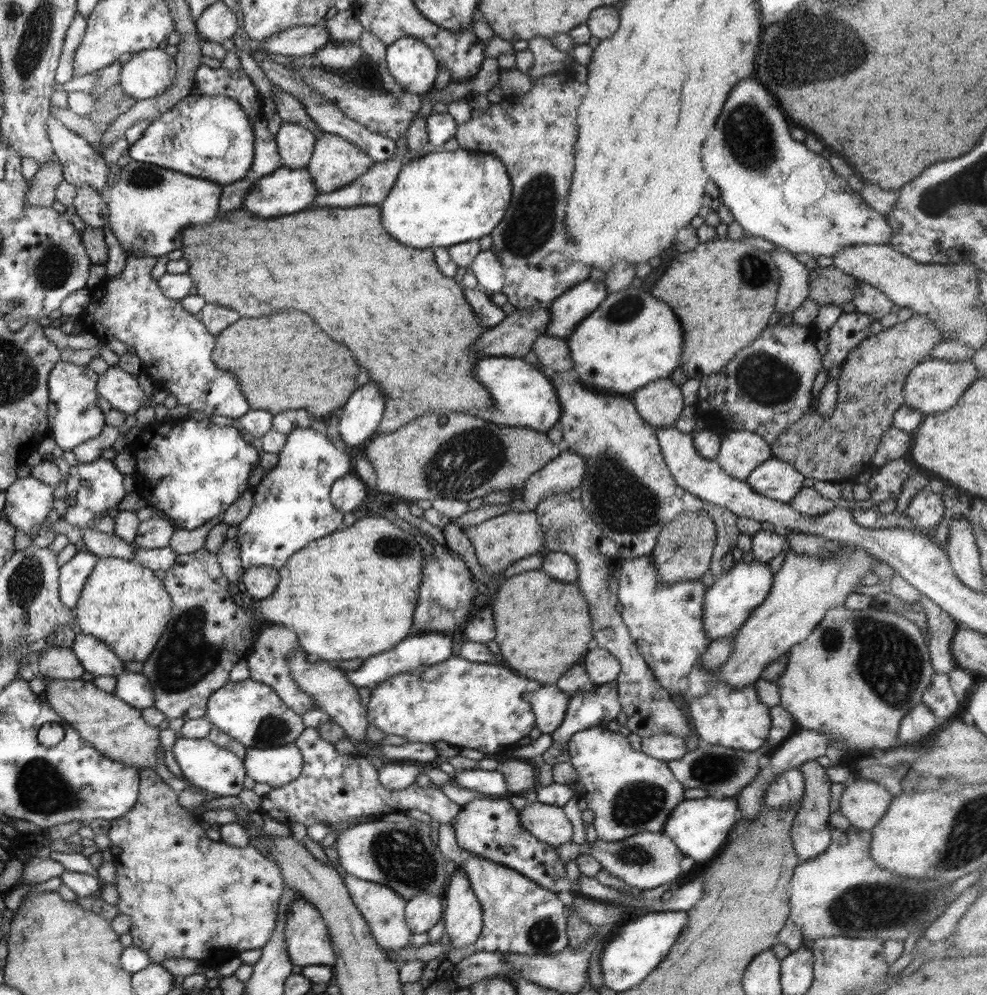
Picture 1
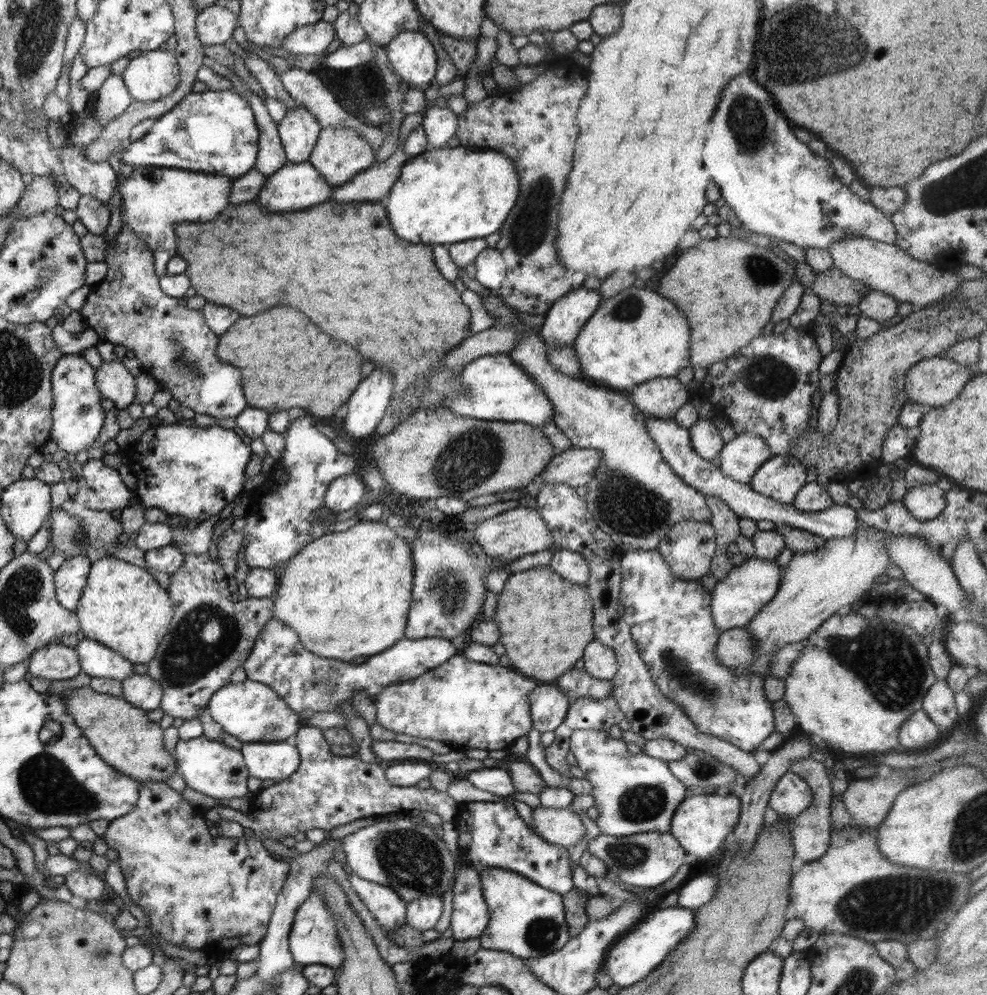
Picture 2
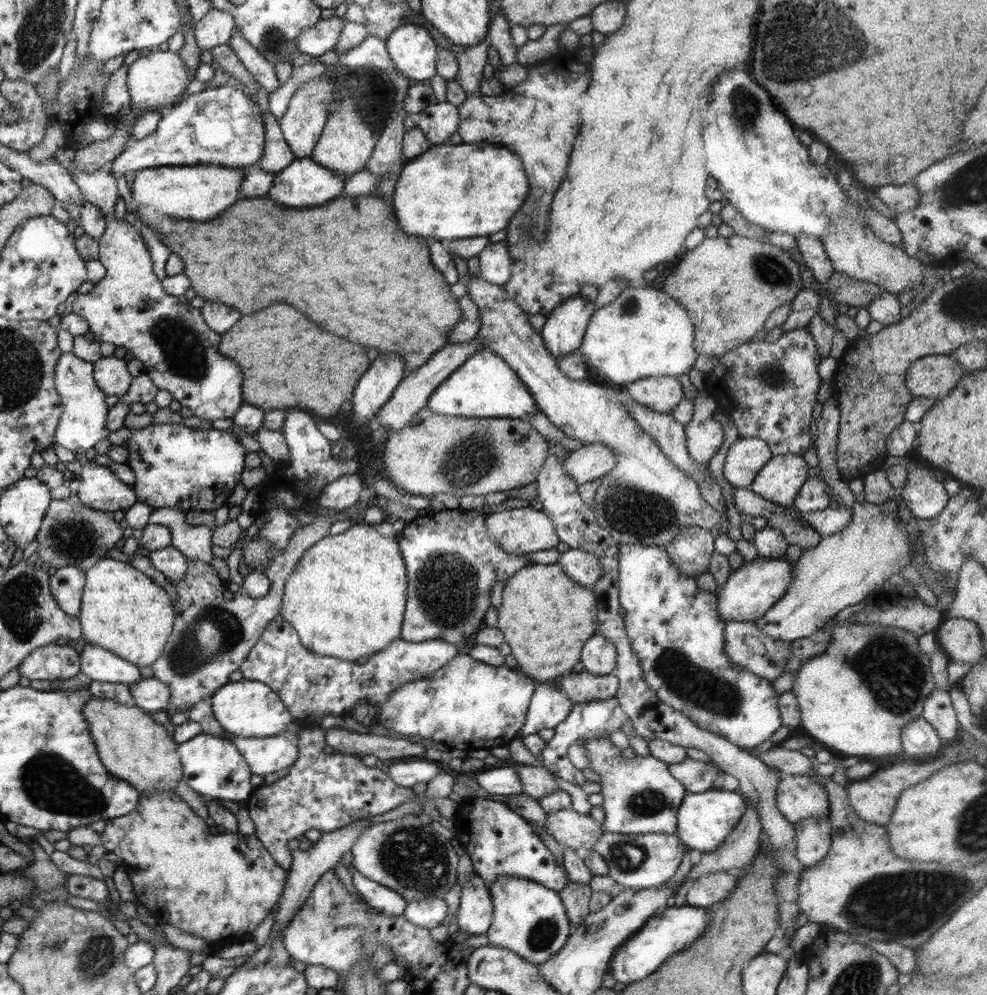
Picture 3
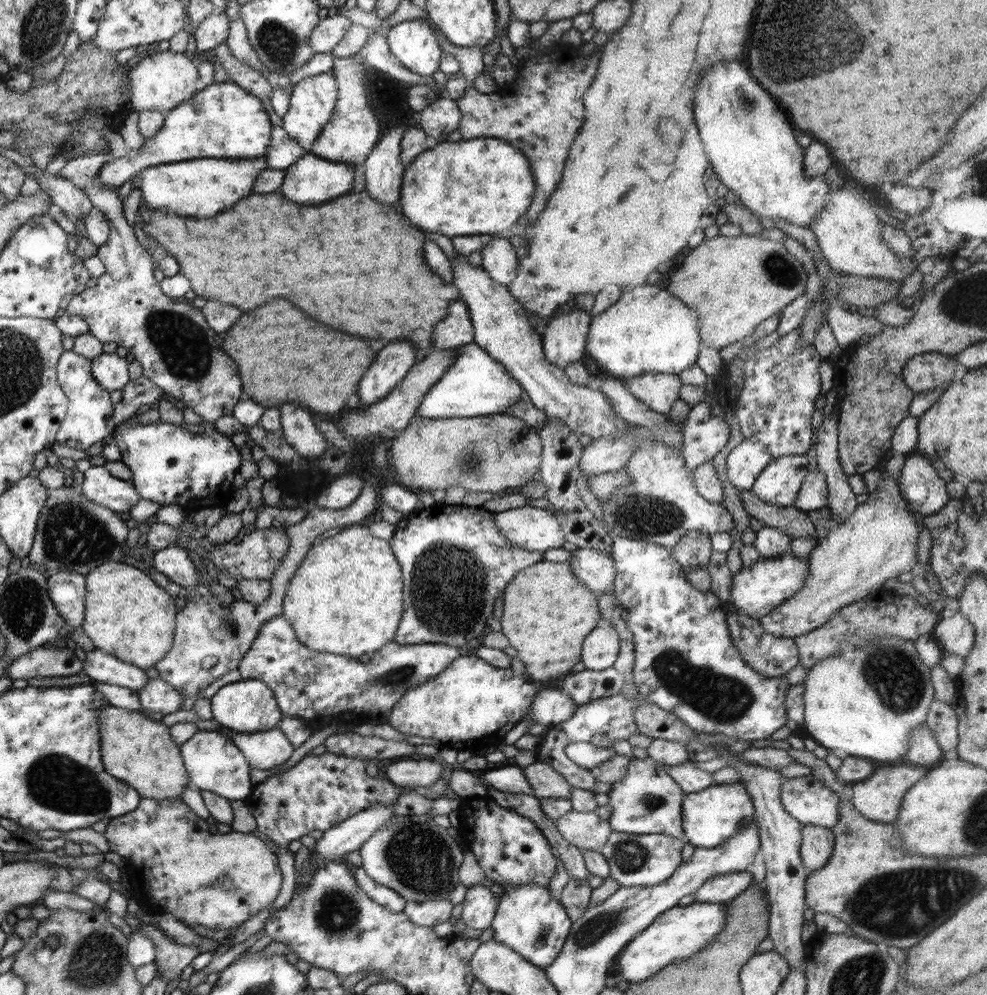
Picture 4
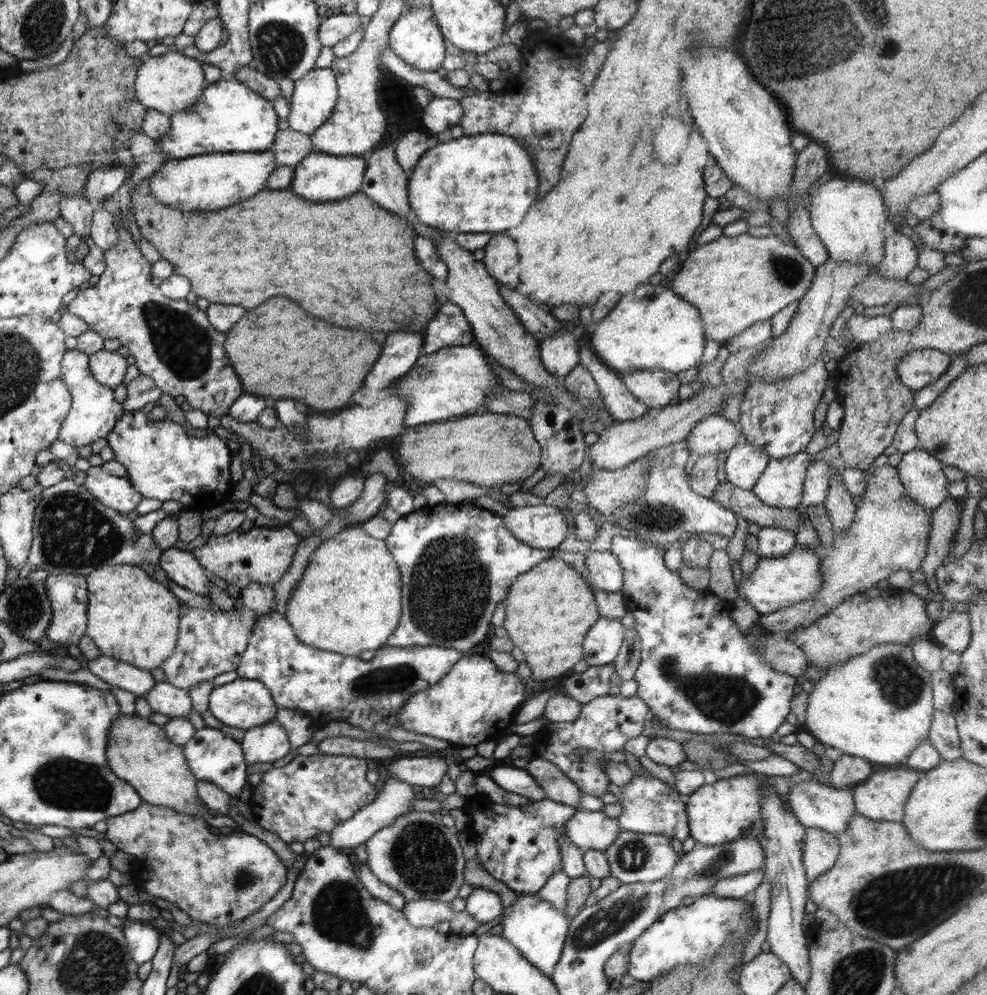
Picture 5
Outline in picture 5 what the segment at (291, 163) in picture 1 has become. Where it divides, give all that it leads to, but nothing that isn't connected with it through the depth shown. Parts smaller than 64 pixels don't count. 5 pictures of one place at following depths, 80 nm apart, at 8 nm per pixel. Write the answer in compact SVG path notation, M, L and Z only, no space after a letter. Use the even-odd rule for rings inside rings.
M316 68L295 81L288 122L290 129L310 135L330 118L338 98L337 76L331 68Z

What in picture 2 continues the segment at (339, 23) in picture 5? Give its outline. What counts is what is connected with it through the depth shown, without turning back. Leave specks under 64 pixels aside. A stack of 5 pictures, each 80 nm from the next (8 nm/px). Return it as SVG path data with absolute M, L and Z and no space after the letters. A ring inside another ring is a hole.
M322 20L294 29L280 47L295 55L324 54L334 40L336 40L334 23Z

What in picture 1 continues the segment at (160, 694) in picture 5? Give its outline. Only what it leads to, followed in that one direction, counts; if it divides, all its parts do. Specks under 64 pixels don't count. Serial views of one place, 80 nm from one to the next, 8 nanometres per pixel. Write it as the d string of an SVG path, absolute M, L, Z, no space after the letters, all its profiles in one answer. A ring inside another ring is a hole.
M126 669L119 672L116 676L114 694L134 705L134 708L152 708L156 703L156 690L142 672L136 673Z

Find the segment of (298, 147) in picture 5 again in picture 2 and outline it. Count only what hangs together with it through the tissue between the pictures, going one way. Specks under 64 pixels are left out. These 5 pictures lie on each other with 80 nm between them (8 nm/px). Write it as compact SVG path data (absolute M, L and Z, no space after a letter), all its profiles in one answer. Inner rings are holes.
M216 61L208 64L212 71L226 77L233 84L233 90L237 93L243 93L245 99L249 101L260 131L255 169L266 176L274 174L287 164L287 156L279 137L278 124L270 116L265 101L251 91L232 69Z

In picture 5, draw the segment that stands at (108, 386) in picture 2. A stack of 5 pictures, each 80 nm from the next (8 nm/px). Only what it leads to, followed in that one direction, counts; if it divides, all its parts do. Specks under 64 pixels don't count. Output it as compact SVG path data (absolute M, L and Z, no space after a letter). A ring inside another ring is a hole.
M102 349L89 355L89 368L98 381L115 389L124 383L129 366L126 357Z

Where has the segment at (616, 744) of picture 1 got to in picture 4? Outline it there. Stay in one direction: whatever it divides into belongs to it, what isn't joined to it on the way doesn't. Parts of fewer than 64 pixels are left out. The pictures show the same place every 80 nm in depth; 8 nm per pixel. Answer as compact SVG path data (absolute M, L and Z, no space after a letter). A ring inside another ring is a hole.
M632 758L626 776L612 783L609 804L612 807L610 824L614 831L633 835L664 834L684 839L682 805L686 793L666 773L666 764L648 759Z

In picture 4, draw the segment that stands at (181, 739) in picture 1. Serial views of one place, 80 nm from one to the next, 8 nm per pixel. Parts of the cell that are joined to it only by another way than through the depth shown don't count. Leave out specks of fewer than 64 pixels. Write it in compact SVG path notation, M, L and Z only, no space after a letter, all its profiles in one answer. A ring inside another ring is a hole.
M200 730L181 746L181 756L189 772L190 786L200 791L207 790L225 799L245 800L253 792L250 781L251 765L237 744L218 731Z

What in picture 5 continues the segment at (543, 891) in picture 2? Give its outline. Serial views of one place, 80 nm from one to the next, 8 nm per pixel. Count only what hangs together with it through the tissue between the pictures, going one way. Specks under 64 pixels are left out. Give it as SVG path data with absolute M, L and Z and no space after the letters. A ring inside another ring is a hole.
M518 893L518 899L510 907L502 911L501 935L508 940L520 954L534 965L544 976L551 976L558 961L560 961L562 950L566 945L566 937L570 926L567 915L554 909L550 903L542 901L538 893Z

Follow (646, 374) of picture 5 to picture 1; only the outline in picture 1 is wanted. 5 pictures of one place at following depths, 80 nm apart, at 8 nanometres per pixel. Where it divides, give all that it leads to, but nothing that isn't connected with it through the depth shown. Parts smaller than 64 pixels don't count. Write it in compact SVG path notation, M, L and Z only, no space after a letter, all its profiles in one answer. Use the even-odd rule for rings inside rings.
M663 378L638 388L630 400L642 420L654 430L674 428L685 408L680 385L670 378Z

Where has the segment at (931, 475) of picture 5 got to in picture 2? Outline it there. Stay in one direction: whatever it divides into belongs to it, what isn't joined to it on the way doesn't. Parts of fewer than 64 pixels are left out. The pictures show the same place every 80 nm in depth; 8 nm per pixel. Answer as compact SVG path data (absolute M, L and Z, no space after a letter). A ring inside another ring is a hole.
M922 482L908 489L902 502L912 516L925 521L936 518L944 510L945 494L937 484Z

